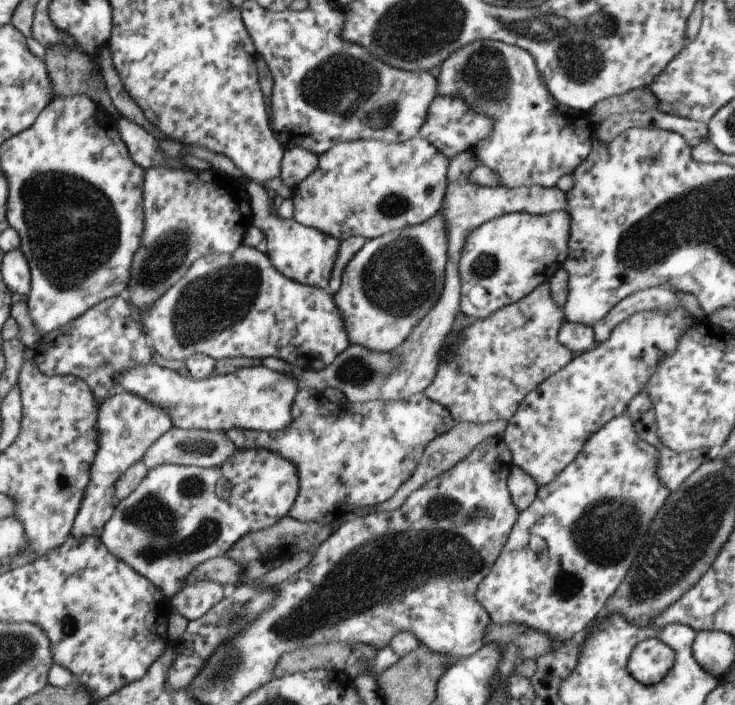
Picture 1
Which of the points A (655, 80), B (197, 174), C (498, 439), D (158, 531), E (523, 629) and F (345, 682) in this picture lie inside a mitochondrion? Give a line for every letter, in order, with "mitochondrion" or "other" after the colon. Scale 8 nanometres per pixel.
A: other
B: other
C: other
D: mitochondrion
E: other
F: other

